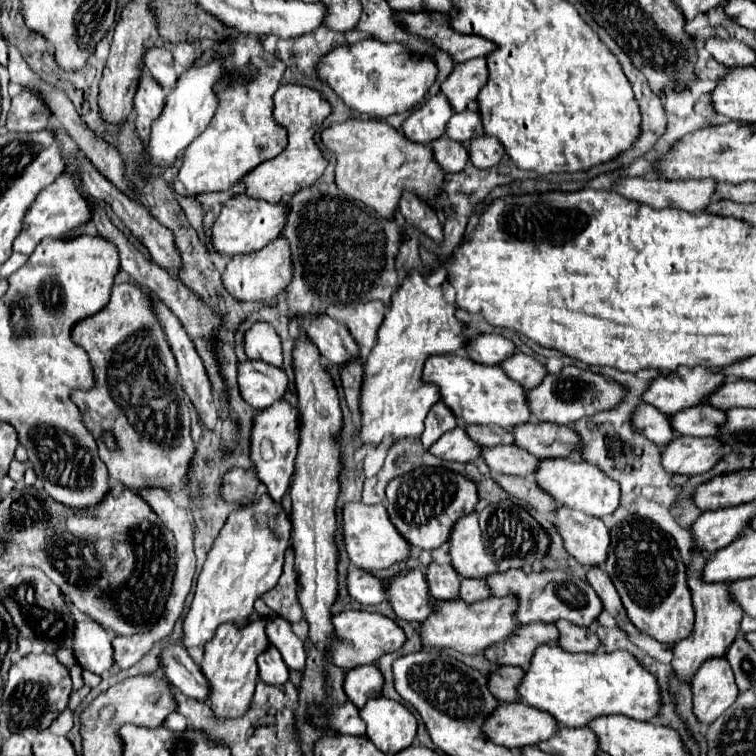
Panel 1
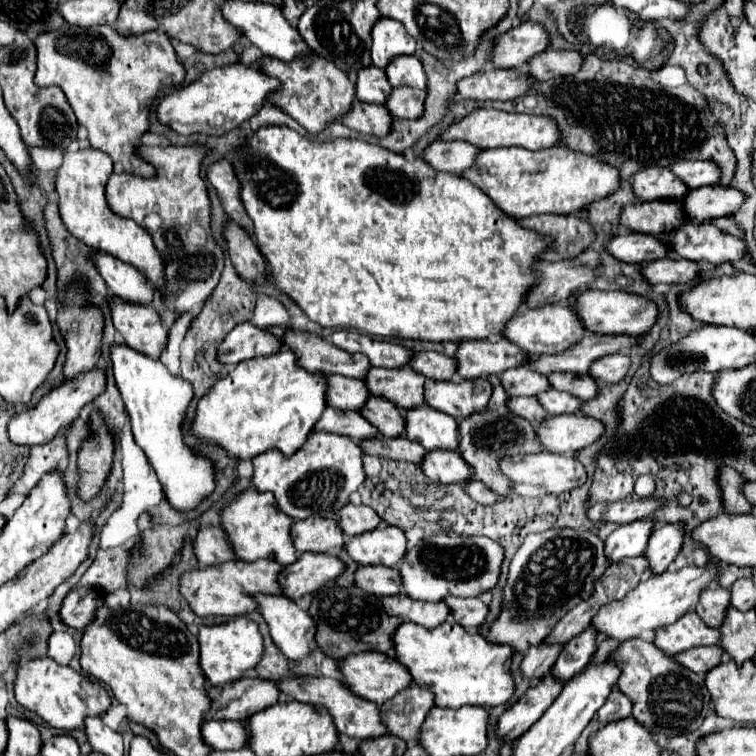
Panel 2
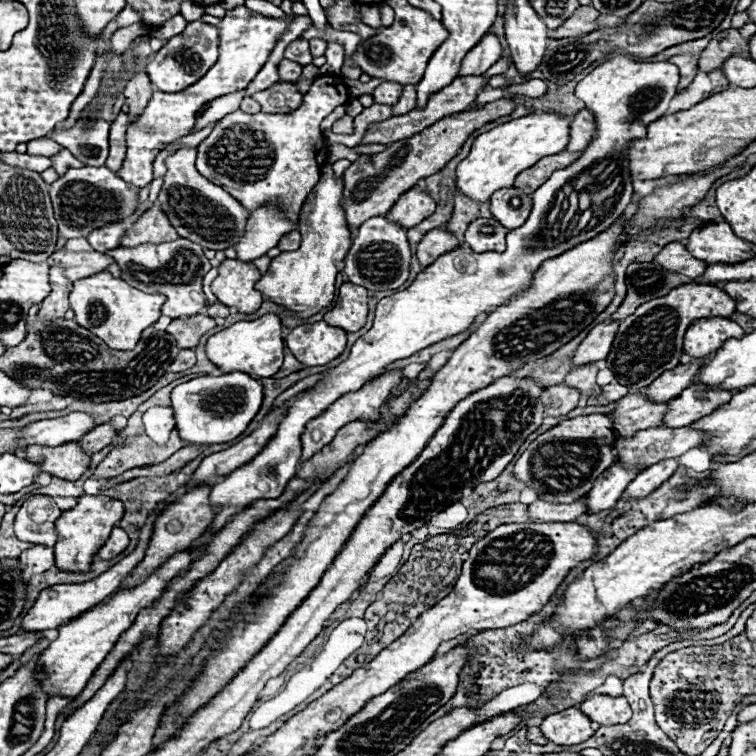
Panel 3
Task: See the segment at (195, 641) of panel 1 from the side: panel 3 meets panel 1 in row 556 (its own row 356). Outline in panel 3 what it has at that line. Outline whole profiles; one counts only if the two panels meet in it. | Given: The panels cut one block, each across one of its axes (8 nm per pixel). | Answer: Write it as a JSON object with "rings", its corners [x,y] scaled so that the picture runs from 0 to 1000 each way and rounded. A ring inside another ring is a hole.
{"rings":[[[352,415],[333,426],[312,426],[304,434],[283,442],[272,452],[272,471],[283,479],[296,495],[317,489],[325,495],[339,495],[347,500],[362,497],[376,474],[376,450],[373,450],[373,431],[365,415]]]}

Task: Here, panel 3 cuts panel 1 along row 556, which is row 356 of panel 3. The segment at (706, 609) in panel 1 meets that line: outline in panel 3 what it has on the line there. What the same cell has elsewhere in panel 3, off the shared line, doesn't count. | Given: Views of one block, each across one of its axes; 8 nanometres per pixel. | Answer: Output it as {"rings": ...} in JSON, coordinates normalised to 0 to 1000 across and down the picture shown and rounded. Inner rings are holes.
{"rings":[[[947,418],[918,423],[905,447],[905,466],[915,474],[934,474],[966,444],[984,444],[984,437],[966,421]]]}

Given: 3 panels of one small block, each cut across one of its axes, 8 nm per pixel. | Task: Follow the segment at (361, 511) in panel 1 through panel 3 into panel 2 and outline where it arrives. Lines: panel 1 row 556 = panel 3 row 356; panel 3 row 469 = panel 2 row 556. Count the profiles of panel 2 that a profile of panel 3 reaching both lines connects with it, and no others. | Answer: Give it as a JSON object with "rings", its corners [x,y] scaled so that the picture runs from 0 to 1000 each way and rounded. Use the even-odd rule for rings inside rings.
{"rings":[[[336,646],[323,648],[302,672],[294,677],[294,696],[312,728],[315,741],[339,743],[344,738],[360,738],[376,749],[392,743],[392,728],[384,717],[384,696],[389,688],[368,675],[362,653],[341,651]]]}

